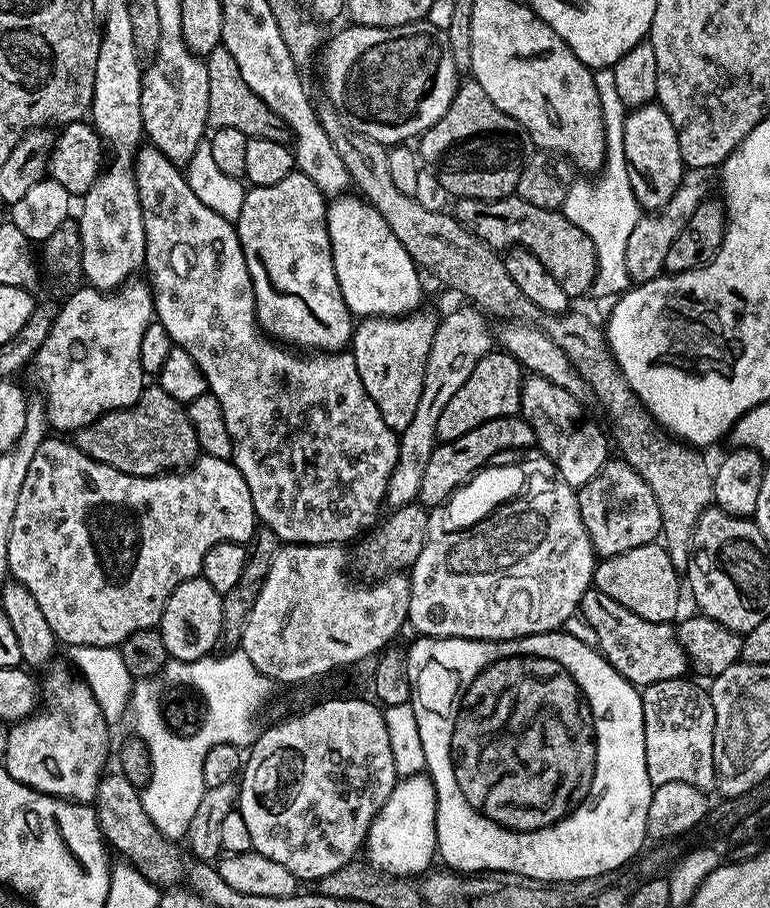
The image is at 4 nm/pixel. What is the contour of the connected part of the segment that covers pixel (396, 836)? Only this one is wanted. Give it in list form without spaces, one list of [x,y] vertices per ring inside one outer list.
[[[426,774],[397,779],[390,798],[372,819],[366,841],[367,863],[395,876],[419,876],[431,869],[436,846],[436,791]]]

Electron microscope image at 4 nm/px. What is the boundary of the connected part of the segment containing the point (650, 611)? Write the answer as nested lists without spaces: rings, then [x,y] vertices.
[[[663,543],[634,546],[634,550],[603,557],[592,572],[592,582],[599,592],[614,598],[614,602],[626,606],[626,610],[634,610],[634,614],[650,622],[672,624],[681,615],[682,576],[674,562],[670,562],[670,554]]]

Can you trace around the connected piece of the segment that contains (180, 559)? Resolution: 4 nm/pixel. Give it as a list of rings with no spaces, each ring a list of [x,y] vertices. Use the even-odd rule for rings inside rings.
[[[46,438],[38,446],[38,450],[34,454],[34,462],[30,462],[30,470],[26,470],[26,482],[22,486],[22,494],[18,494],[18,510],[14,510],[14,526],[10,526],[10,546],[8,547],[8,570],[11,579],[18,581],[22,586],[26,586],[26,590],[30,590],[30,594],[34,594],[34,602],[38,602],[38,607],[42,610],[42,618],[46,618],[46,622],[50,622],[50,630],[54,630],[57,641],[61,645],[68,644],[72,648],[78,646],[106,646],[107,648],[115,648],[120,646],[124,640],[130,638],[135,631],[146,630],[147,628],[155,629],[159,625],[162,618],[162,610],[166,610],[166,602],[170,598],[170,594],[178,586],[182,586],[182,582],[187,580],[195,580],[204,571],[204,559],[206,553],[209,552],[210,546],[218,546],[218,542],[234,542],[235,544],[247,545],[255,534],[258,521],[256,511],[254,510],[254,502],[250,498],[250,490],[246,486],[246,478],[242,478],[242,474],[236,469],[236,465],[231,460],[223,460],[222,458],[214,458],[213,456],[201,455],[196,463],[190,468],[169,472],[163,476],[131,476],[122,470],[114,470],[114,466],[106,466],[102,462],[98,462],[94,458],[90,458],[86,454],[82,454],[82,450],[78,450],[75,443],[66,441],[64,438],[56,438],[60,440],[52,440]]]

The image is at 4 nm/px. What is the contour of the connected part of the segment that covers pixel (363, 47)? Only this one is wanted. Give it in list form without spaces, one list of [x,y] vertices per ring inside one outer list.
[[[427,18],[423,20],[415,20],[413,24],[403,24],[397,28],[365,28],[363,26],[351,26],[352,28],[344,28],[336,37],[329,39],[322,49],[322,60],[324,56],[324,92],[327,103],[333,108],[337,108],[340,115],[347,120],[349,126],[354,130],[358,130],[362,134],[366,134],[370,138],[374,138],[379,144],[385,146],[395,146],[411,141],[413,138],[423,136],[427,128],[432,128],[442,118],[442,114],[446,114],[446,110],[450,110],[450,102],[454,102],[457,90],[460,89],[462,79],[461,69],[456,66],[454,58],[454,50],[450,50],[450,42],[445,29],[434,26]]]

